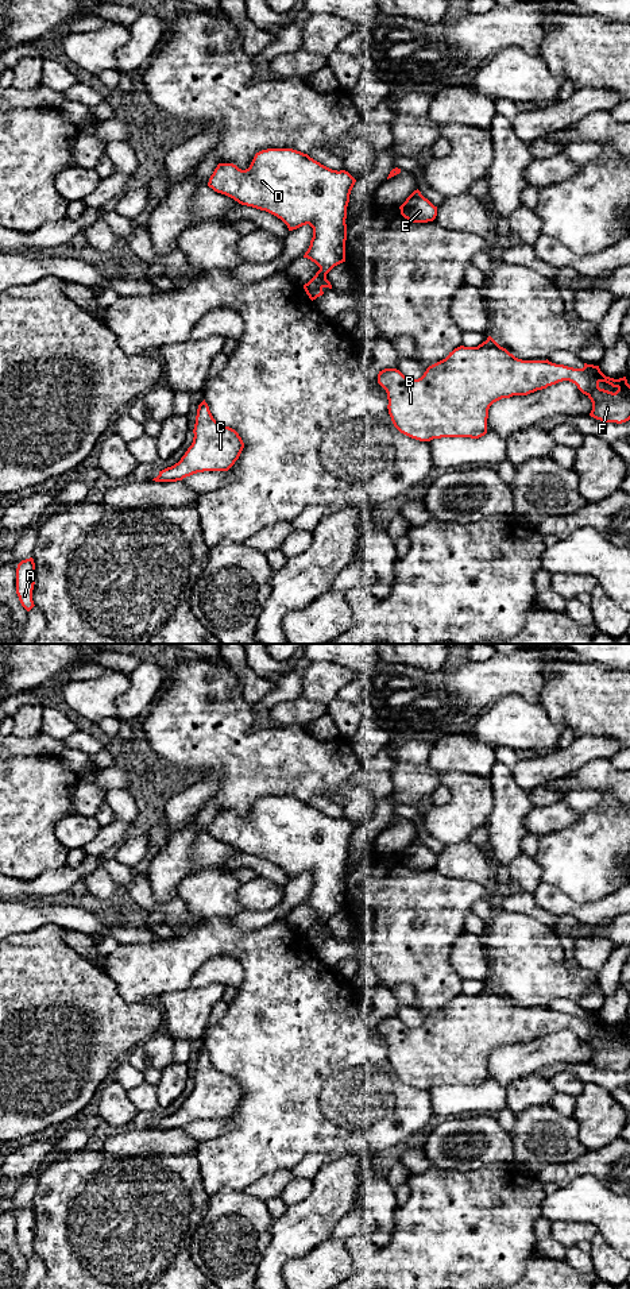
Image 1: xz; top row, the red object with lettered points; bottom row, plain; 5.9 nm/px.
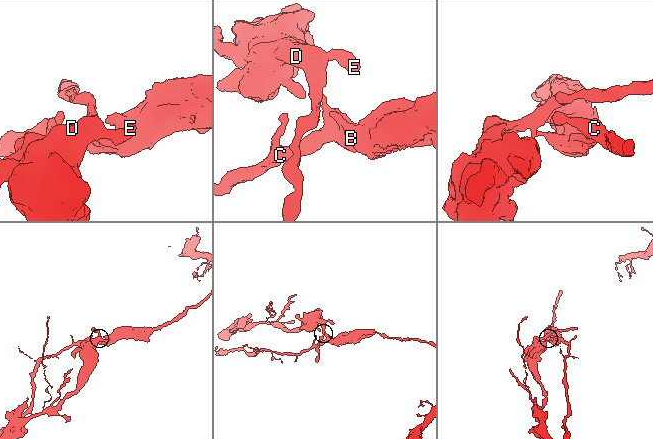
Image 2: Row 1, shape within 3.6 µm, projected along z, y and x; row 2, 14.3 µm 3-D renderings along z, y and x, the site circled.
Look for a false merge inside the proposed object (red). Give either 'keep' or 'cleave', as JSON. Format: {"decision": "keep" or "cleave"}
{"decision": "cleave"}

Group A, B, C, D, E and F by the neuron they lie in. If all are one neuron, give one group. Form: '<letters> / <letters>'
A B C F / D E

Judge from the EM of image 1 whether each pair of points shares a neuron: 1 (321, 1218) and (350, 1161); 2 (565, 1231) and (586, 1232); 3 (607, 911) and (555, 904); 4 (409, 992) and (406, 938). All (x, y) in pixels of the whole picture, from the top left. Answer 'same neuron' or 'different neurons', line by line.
1: same neuron
2: same neuron
3: same neuron
4: different neurons

